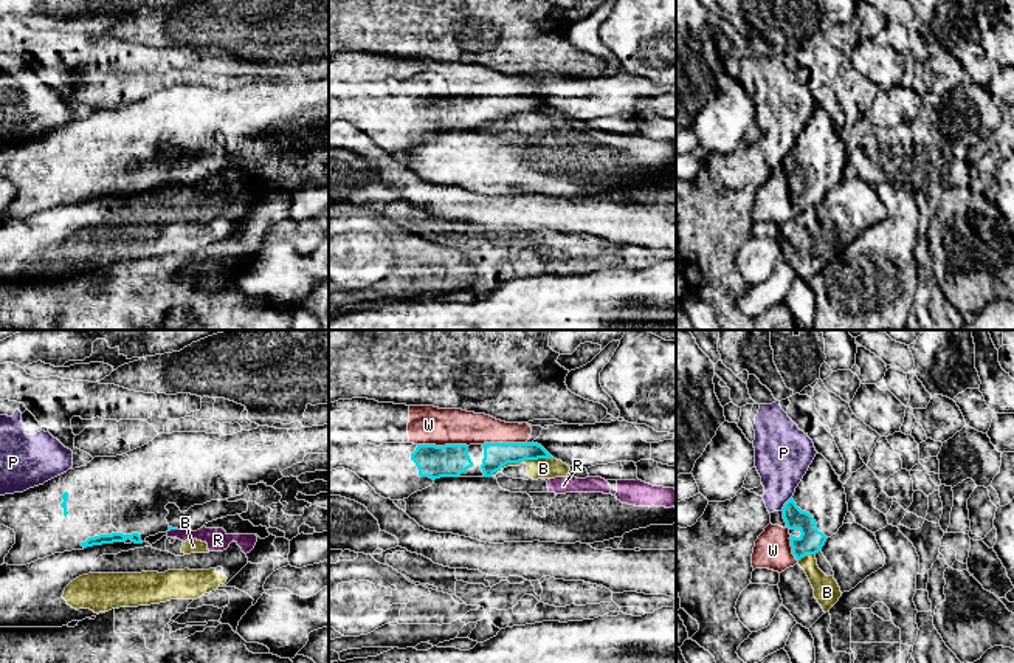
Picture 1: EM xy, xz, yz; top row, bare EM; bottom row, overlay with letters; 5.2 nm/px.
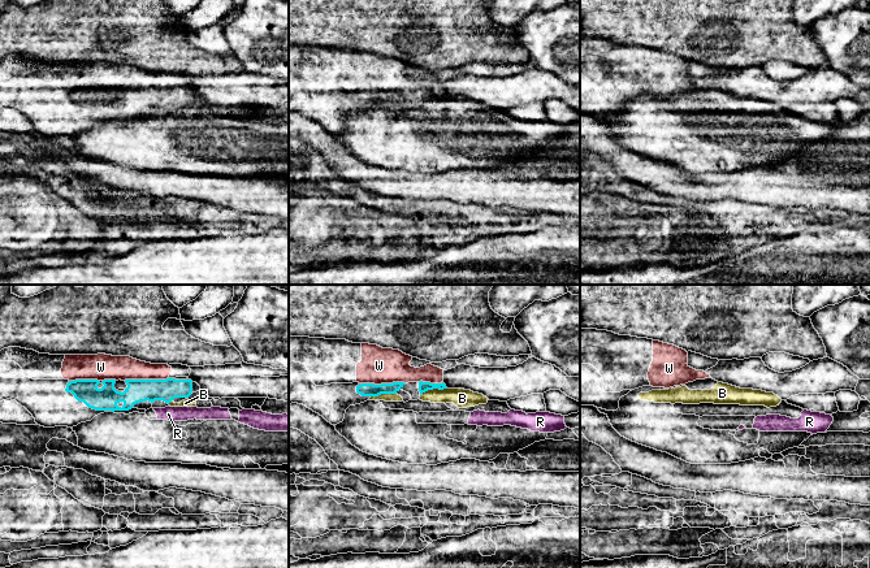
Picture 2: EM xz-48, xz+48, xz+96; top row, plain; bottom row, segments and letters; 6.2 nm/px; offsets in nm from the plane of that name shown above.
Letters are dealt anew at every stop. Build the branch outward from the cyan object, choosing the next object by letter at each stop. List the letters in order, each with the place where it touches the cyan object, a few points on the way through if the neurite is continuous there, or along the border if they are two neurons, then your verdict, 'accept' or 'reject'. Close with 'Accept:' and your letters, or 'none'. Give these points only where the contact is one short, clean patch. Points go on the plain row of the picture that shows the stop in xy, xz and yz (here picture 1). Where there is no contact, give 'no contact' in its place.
B: contact xz (526, 112); reject
P: contact yz (785, 157); border yz (791, 149), (780, 163); reject
R: contact xy (172, 182); border xy (177, 182), (168, 185); reject
W: contact xz (442, 99); accept
Accept: W

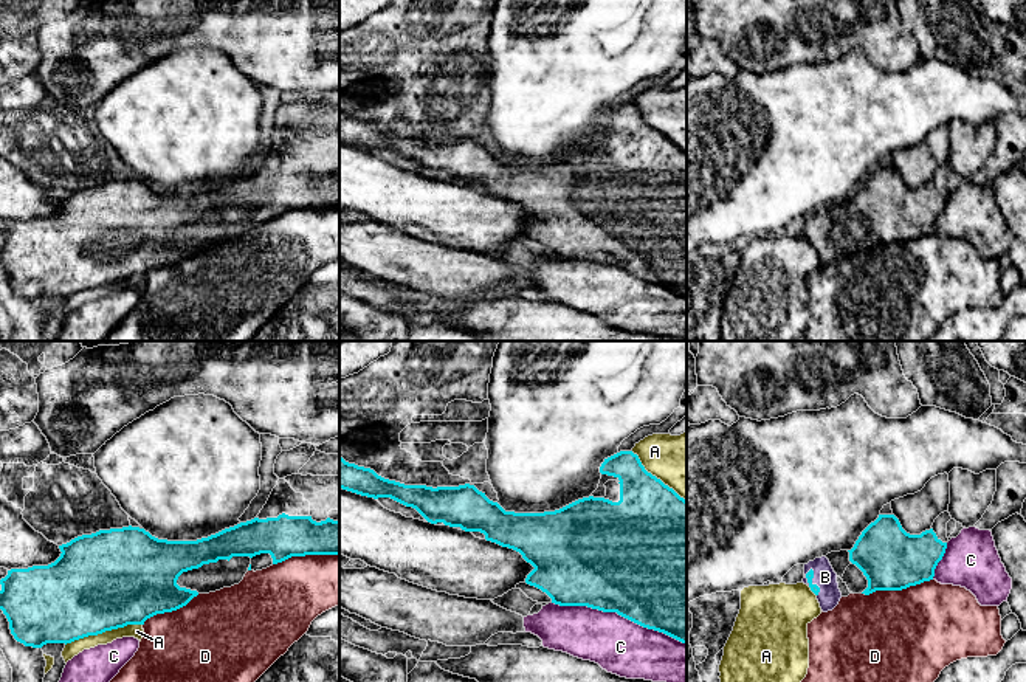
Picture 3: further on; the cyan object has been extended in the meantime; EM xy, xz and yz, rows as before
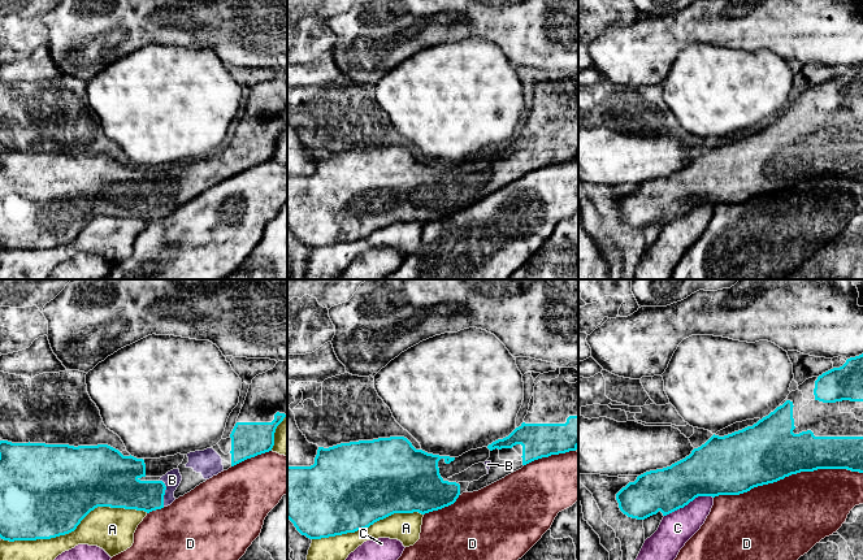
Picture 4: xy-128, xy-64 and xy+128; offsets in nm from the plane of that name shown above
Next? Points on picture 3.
A: contact xy (103, 284); reject
B: contact yz (811, 234); accept
C: contact xz (619, 267); reject
D: contact yz (896, 242); reject
Accept: B

